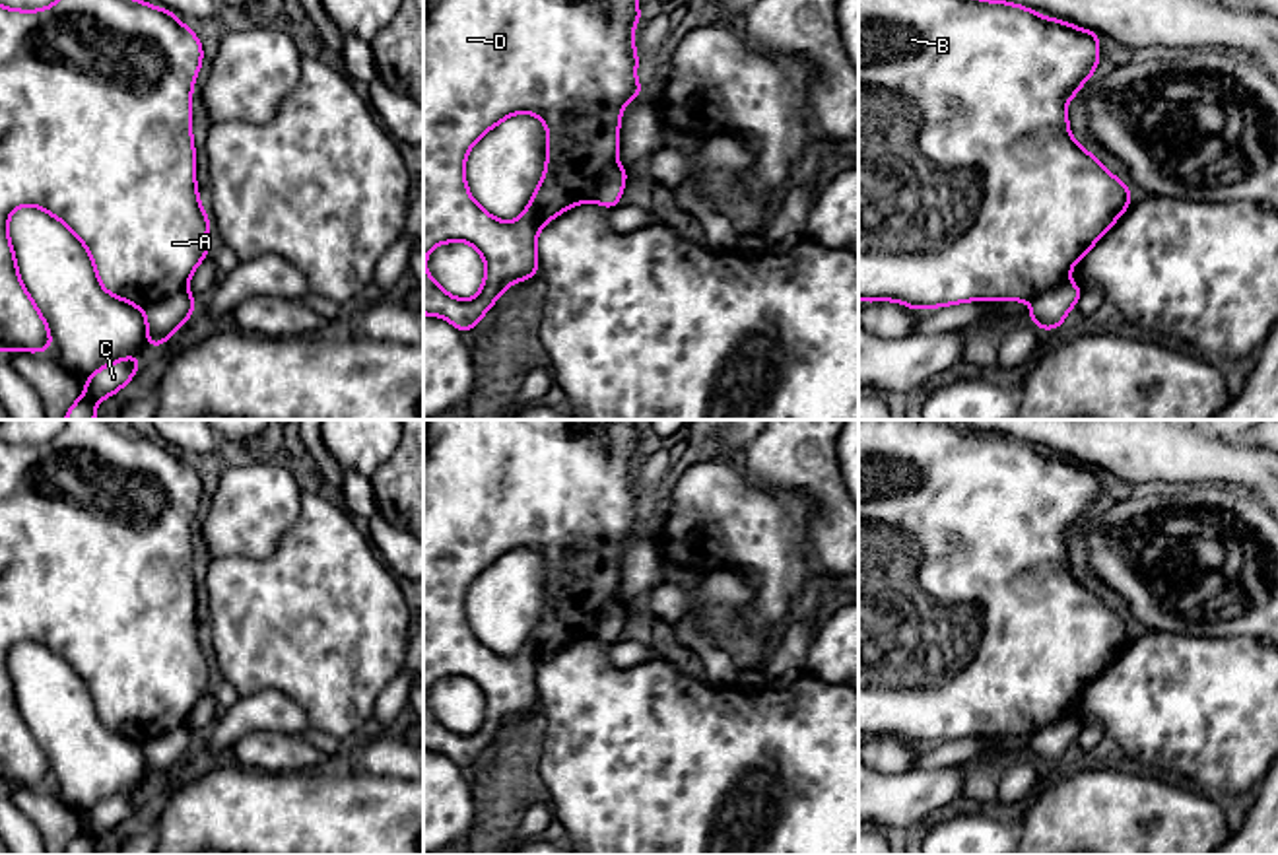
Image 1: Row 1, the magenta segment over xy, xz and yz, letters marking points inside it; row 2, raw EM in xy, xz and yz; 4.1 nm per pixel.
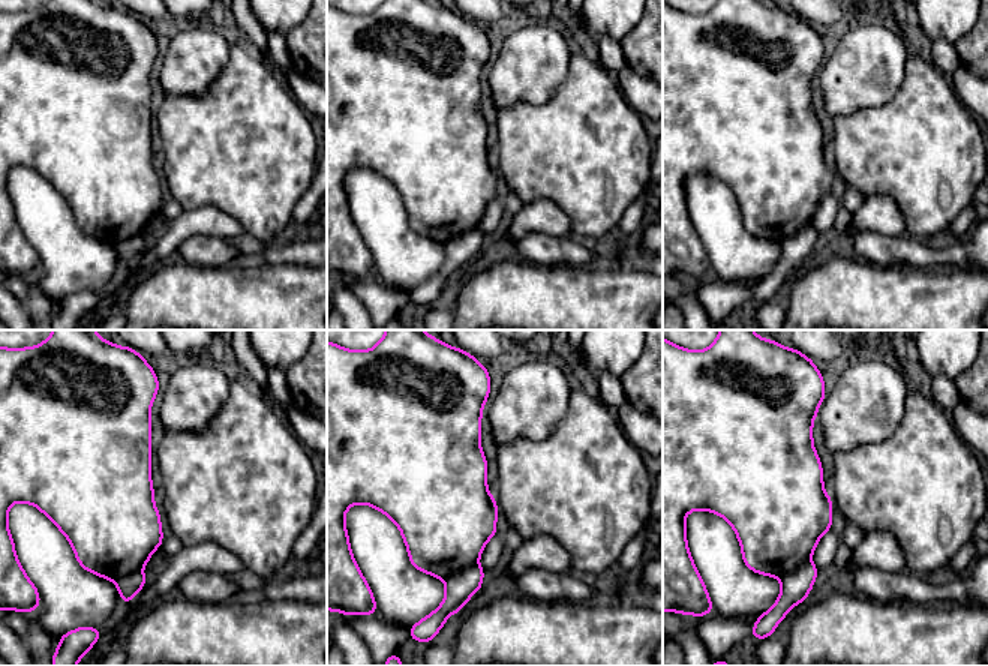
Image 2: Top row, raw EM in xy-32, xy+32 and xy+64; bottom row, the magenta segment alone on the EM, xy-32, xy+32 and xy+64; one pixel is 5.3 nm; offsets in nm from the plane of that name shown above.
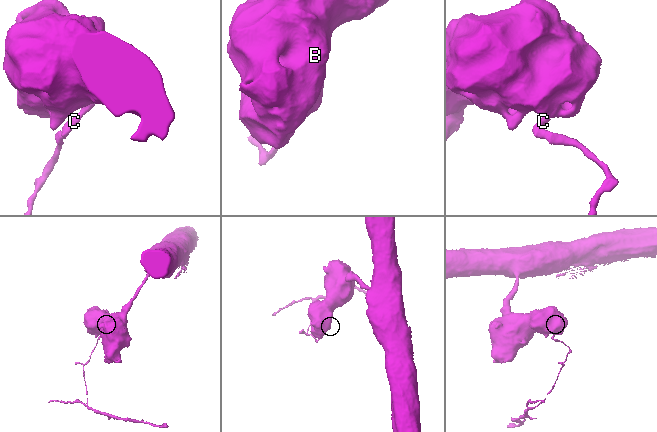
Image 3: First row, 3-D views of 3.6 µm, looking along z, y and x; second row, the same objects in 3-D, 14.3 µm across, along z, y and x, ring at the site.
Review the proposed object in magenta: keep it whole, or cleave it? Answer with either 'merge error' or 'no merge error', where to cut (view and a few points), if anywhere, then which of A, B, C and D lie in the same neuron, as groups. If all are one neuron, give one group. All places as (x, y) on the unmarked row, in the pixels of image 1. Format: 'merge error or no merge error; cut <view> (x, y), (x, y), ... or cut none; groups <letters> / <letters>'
merge error; cut xy (185, 723), (142, 745); groups A B D / C

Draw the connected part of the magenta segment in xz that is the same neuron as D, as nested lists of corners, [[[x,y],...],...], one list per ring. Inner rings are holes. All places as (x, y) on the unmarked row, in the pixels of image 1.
[[[427,420],[423,424],[423,750],[441,752],[460,768],[474,764],[480,754],[493,742],[497,733],[513,719],[538,711],[536,674],[540,665],[561,647],[589,637],[600,614],[618,598],[620,556],[623,542],[641,532],[641,519],[635,511],[639,492],[635,488],[633,464],[641,457],[637,441],[639,428],[635,420]],[[528,548],[538,552],[548,569],[546,602],[542,614],[522,649],[513,657],[503,657],[486,647],[470,630],[464,610],[466,593],[472,581],[491,564],[511,550]],[[443,678],[468,678],[484,692],[484,719],[470,735],[453,733],[425,705],[425,694]]]

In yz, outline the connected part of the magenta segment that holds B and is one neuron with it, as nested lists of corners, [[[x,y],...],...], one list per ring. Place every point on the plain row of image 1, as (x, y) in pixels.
[[[858,420],[858,735],[934,744],[963,736],[1033,736],[1068,717],[1078,694],[1130,641],[1130,624],[1070,569],[1066,540],[1099,499],[1099,472],[1026,441],[963,429],[950,420]]]

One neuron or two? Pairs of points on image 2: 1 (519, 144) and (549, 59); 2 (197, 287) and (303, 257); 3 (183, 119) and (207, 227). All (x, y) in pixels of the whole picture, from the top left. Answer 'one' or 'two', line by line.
1: two
2: two
3: two

